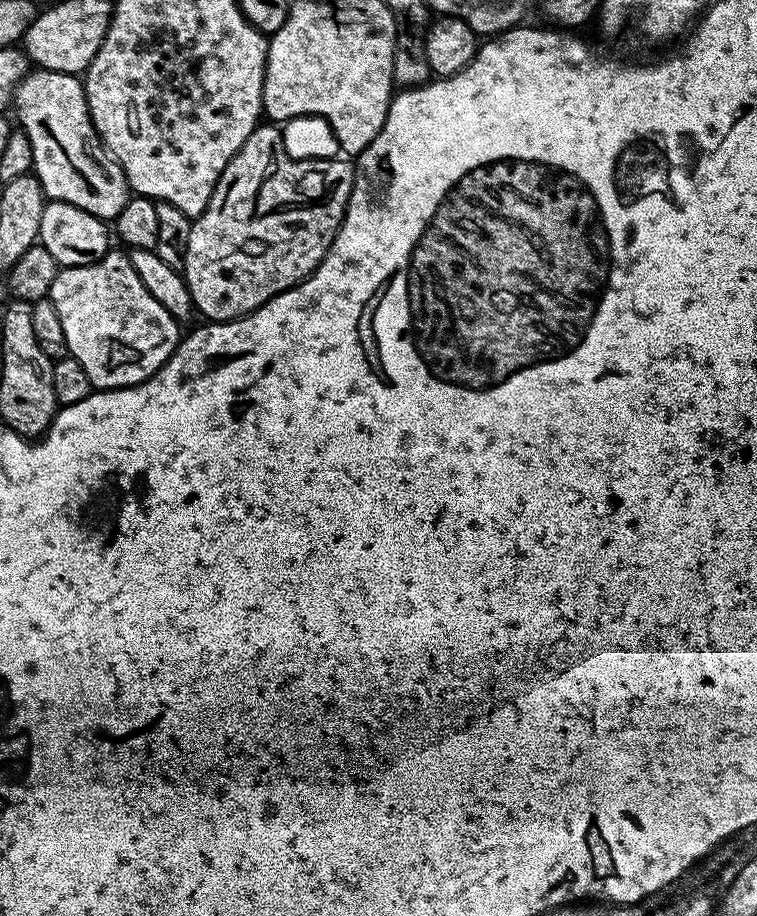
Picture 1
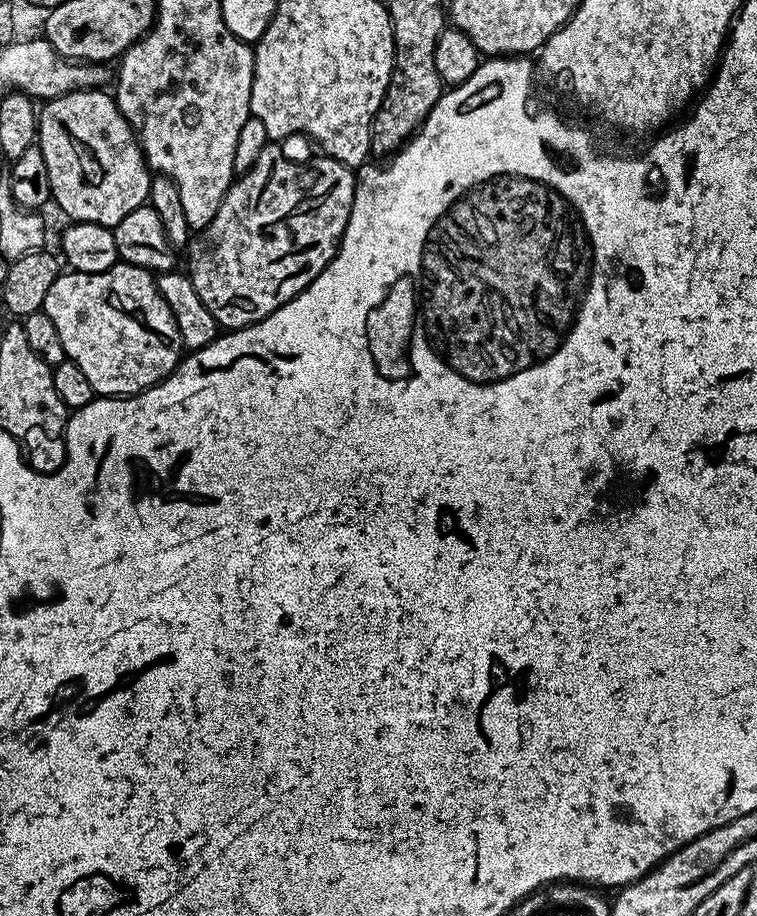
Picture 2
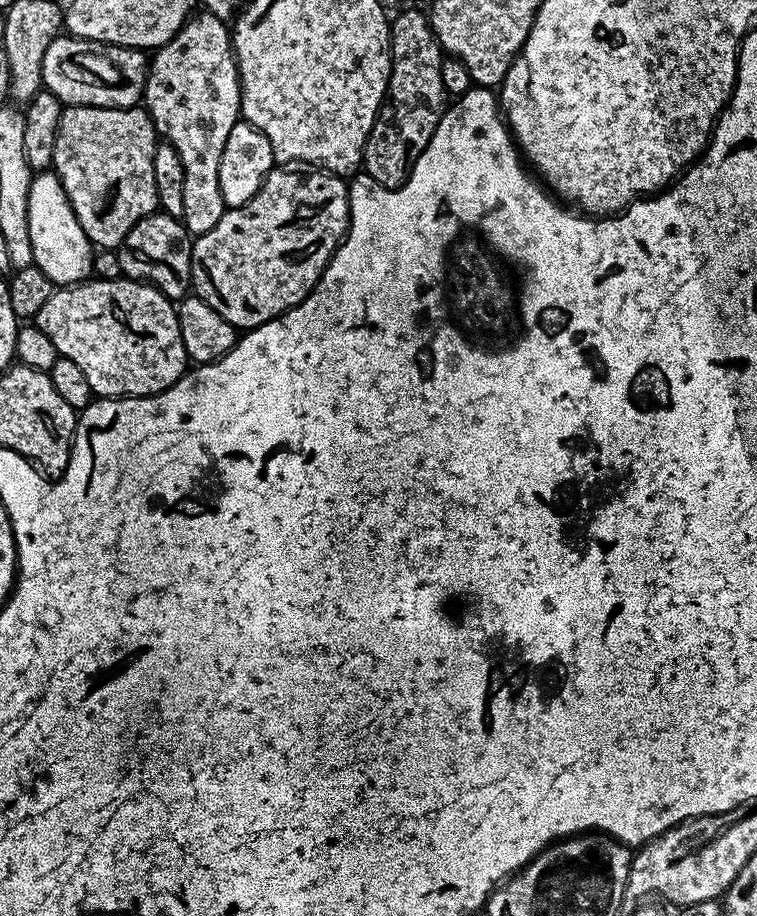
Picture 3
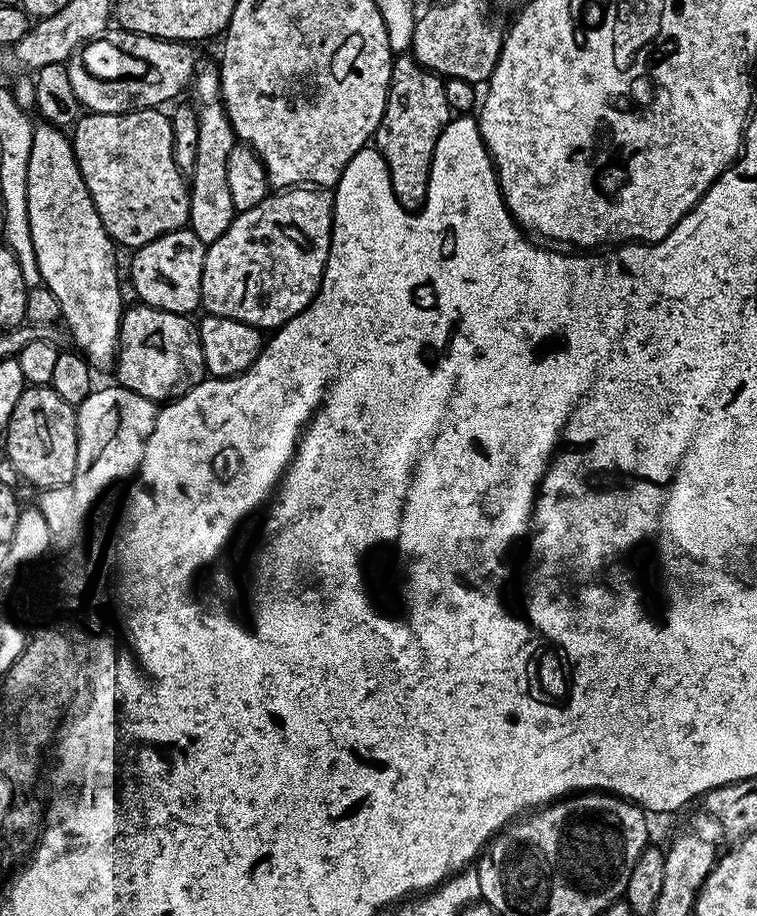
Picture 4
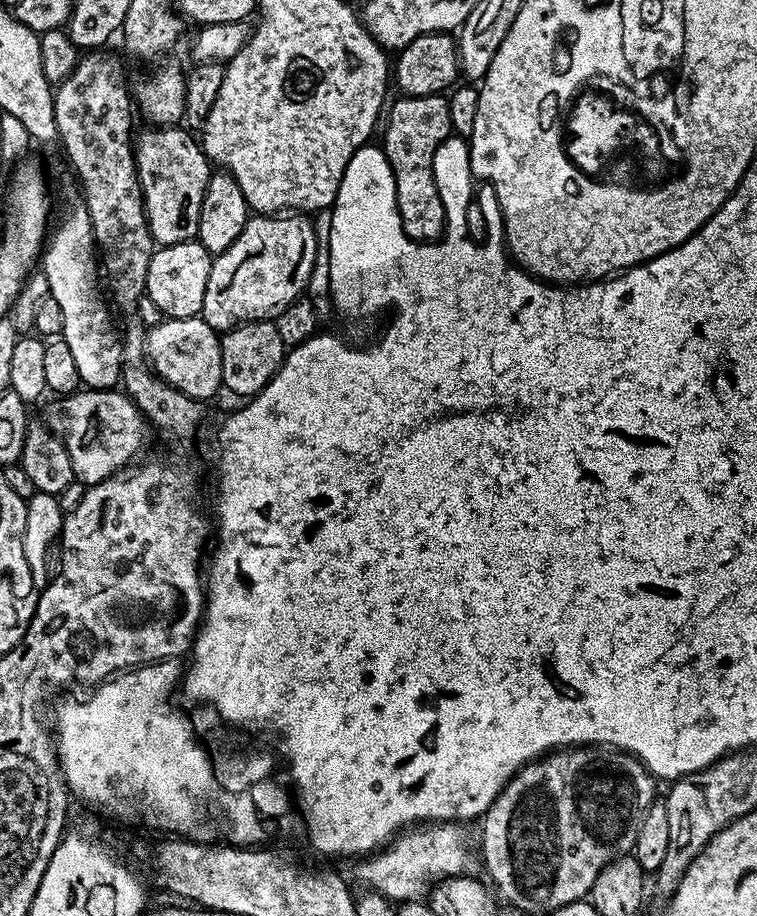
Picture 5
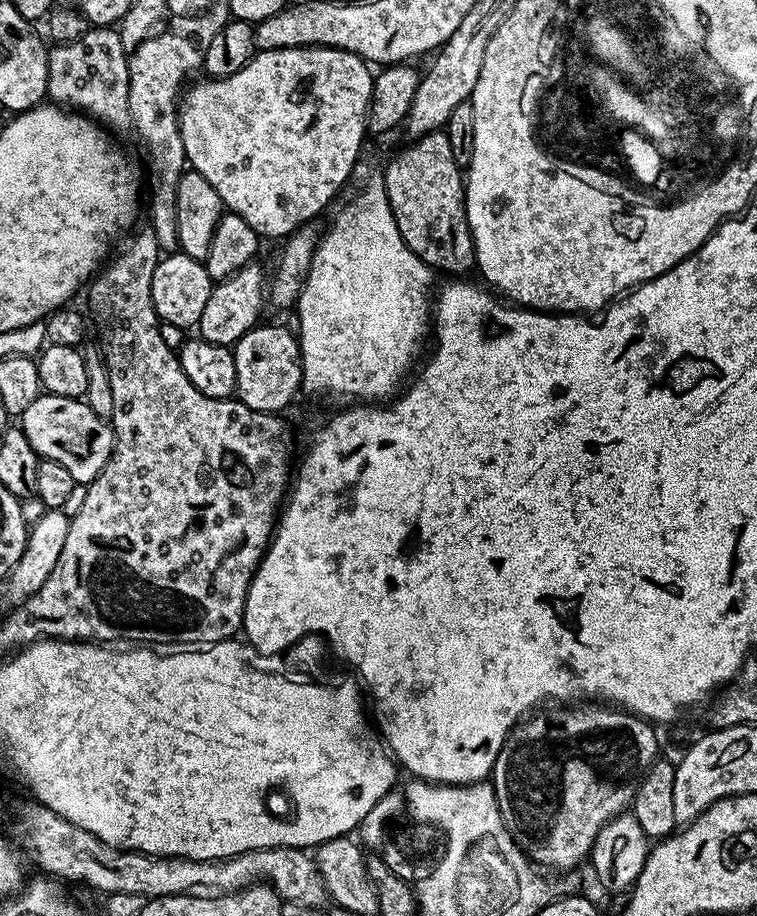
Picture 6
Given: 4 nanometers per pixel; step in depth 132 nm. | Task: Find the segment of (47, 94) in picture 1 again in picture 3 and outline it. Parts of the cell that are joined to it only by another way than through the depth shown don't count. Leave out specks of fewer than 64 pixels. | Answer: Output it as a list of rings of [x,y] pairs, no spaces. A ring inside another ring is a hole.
[[[65,107],[58,124],[58,142],[54,142],[52,168],[66,190],[66,198],[82,226],[86,238],[97,249],[116,250],[126,234],[150,213],[157,211],[158,190],[154,182],[154,154],[158,143],[156,125],[143,107],[95,108]]]

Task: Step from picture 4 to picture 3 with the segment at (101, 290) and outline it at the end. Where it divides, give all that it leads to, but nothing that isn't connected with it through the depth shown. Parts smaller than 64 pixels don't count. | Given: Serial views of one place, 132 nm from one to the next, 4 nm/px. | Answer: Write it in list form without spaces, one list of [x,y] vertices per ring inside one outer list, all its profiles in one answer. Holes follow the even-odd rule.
[[[45,170],[33,175],[29,186],[28,200],[29,236],[33,248],[33,265],[40,268],[42,274],[46,274],[46,278],[52,280],[53,285],[67,286],[85,283],[94,272],[94,245],[86,238],[86,230],[82,230],[82,226],[66,198],[66,190],[59,178],[56,177],[55,171]]]

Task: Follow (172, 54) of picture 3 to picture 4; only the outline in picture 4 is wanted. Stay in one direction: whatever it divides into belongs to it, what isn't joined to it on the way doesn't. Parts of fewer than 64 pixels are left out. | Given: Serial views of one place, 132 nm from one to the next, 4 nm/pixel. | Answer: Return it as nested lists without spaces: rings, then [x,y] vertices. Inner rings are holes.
[[[201,67],[194,77],[194,99],[196,117],[198,118],[198,158],[190,174],[190,214],[188,224],[192,232],[207,246],[213,244],[230,226],[237,210],[231,202],[229,183],[227,181],[227,159],[231,148],[238,141],[236,132],[228,120],[228,111],[220,94],[220,69]]]

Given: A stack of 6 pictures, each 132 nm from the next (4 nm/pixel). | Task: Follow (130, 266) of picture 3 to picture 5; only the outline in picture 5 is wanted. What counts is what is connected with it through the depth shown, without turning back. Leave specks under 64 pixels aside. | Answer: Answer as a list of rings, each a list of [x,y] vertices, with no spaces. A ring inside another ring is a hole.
[[[199,239],[157,247],[150,258],[145,293],[154,300],[154,305],[167,319],[199,316],[204,310],[206,278],[210,278],[213,259],[213,253],[208,252],[206,246],[200,244]]]

